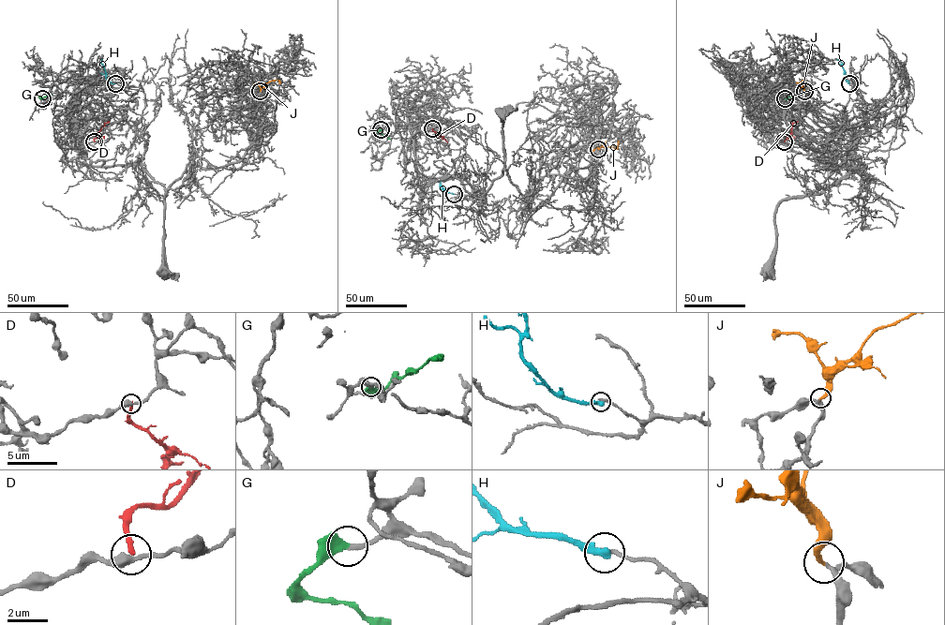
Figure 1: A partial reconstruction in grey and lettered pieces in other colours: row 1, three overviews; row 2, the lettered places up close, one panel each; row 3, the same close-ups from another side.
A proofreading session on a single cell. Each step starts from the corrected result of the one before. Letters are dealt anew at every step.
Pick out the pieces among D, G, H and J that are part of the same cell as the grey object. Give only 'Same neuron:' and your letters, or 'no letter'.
Same neuron: G, J

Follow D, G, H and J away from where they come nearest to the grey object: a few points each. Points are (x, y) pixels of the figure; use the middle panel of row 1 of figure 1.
D: (432, 128), (448, 141)
G: (381, 130), (379, 133), (390, 139)
H: (454, 194), (440, 186), (440, 181)
J: (598, 149), (617, 149), (619, 141)

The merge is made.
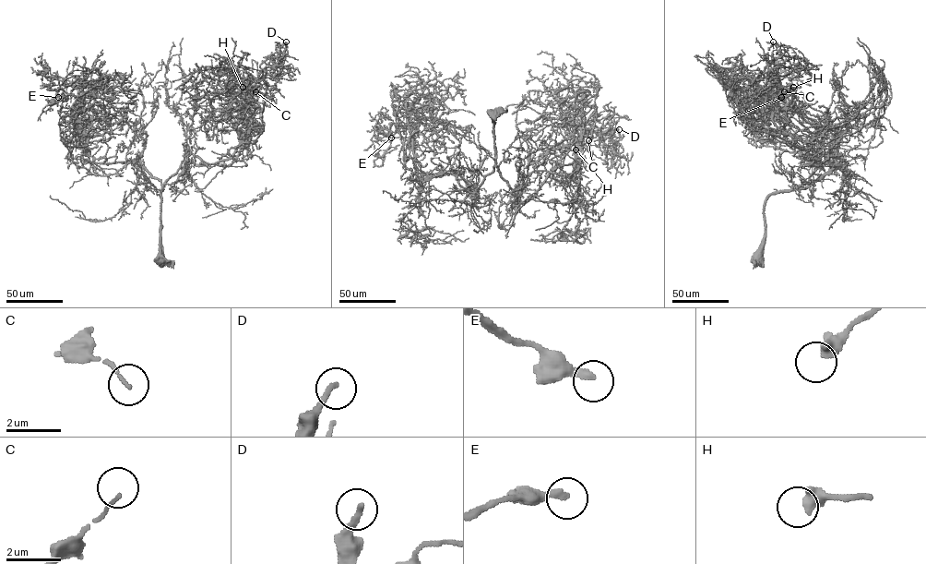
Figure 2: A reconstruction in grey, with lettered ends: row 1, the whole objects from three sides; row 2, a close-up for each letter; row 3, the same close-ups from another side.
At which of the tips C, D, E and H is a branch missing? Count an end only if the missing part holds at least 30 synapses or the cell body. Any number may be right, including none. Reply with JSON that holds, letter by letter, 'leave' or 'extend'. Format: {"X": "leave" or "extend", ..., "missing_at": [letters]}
{"C": "leave", "D": "extend", "E": "leave", "H": "leave", "missing_at": ["D"]}

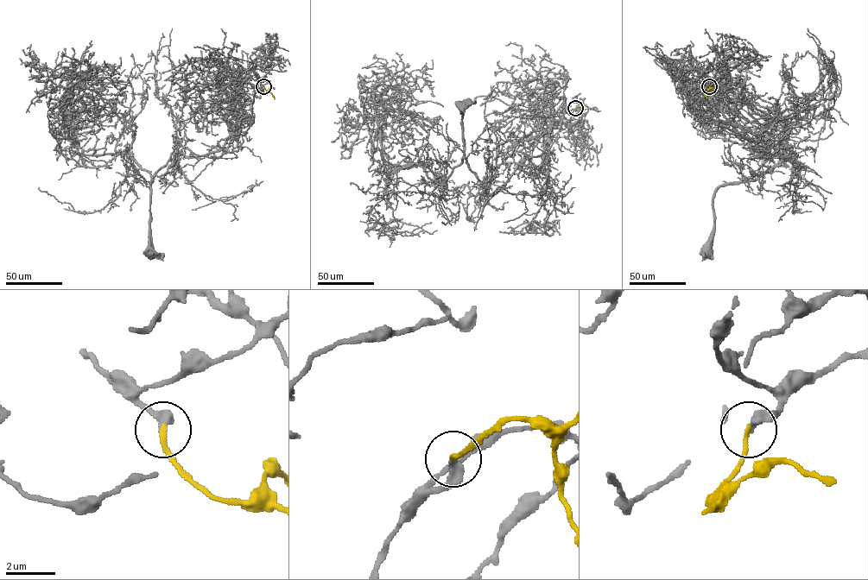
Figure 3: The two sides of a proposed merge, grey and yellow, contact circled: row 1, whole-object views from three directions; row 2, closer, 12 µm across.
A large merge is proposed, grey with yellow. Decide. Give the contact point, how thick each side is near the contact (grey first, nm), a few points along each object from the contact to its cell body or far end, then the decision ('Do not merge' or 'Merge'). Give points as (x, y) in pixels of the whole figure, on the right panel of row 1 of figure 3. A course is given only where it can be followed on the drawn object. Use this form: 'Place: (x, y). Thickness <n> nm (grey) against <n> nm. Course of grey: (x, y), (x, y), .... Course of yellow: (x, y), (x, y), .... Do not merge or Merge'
Place: (709, 86). Thickness 400 nm (grey) against 190 nm. Course of grey: (710, 86), (721, 73), (728, 102), (758, 97), (775, 106), (792, 151), (769, 171), (717, 190), (707, 247). Course of yellow: (709, 87), (706, 99). Merge

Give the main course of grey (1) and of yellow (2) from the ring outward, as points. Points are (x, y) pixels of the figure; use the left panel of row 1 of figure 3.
1: (263, 86), (256, 73), (228, 76), (223, 83), (226, 102), (185, 98), (174, 151), (150, 183), (150, 247)
2: (263, 87), (275, 99)

